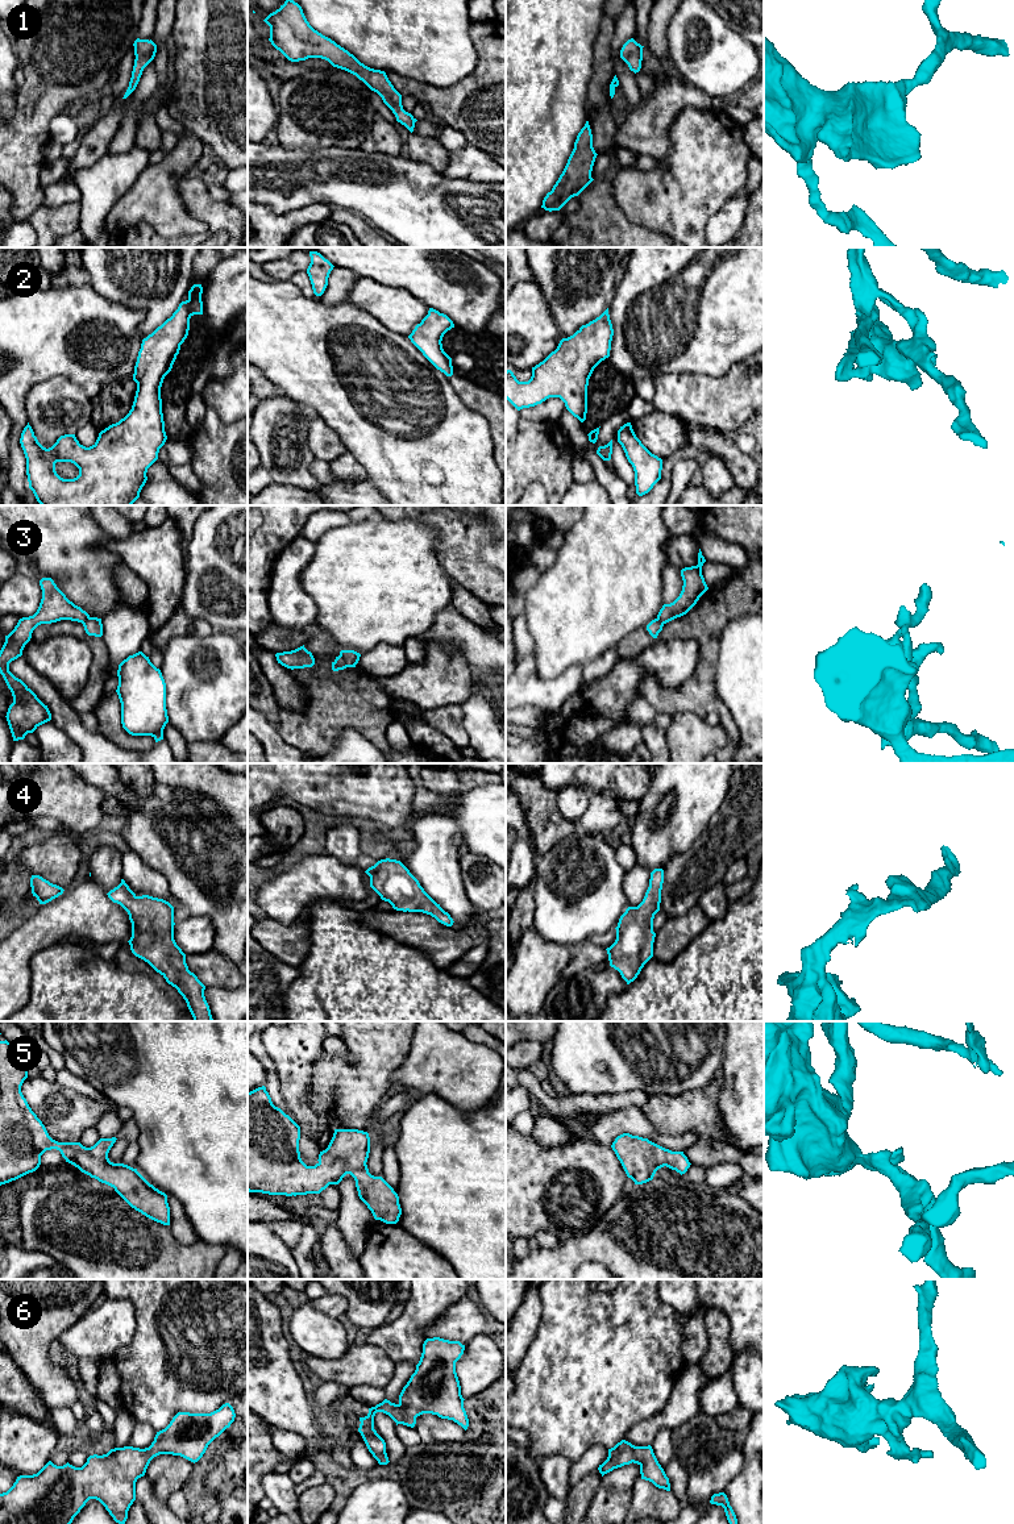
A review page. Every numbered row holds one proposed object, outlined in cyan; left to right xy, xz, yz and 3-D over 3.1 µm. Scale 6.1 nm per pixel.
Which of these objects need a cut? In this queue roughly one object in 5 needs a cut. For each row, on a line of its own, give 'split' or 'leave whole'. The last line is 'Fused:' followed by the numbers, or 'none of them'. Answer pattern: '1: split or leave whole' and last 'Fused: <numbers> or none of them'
1: leave whole
2: leave whole
3: split
4: leave whole
5: leave whole
6: leave whole
Fused: 3

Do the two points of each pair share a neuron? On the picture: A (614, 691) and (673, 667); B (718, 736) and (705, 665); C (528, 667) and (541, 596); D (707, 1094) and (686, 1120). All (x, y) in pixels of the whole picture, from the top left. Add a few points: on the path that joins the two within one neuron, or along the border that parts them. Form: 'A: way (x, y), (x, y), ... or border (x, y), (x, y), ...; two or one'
A: way (628, 677), (638, 667), (659, 667); one
B: border (719, 724), (731, 745); two
C: border (532, 652), (535, 671), (543, 679), (549, 679); two
D: way (706, 1100), (693, 1114); one

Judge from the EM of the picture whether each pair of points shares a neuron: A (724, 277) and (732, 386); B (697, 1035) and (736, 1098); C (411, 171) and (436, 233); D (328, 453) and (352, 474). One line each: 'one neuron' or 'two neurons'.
A: two neurons
B: two neurons
C: one neuron
D: two neurons

